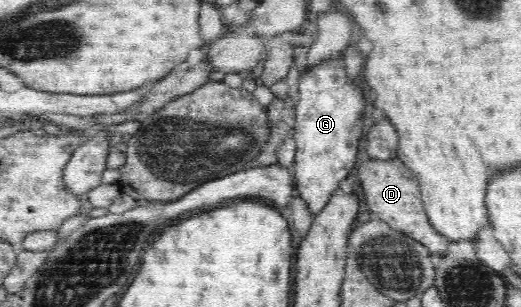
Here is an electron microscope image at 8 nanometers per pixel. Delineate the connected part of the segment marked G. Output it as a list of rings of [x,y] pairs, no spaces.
[[[343,57],[339,59],[330,59],[304,70],[301,74],[298,92],[300,100],[296,103],[295,123],[293,136],[297,149],[294,157],[294,177],[296,178],[296,193],[299,194],[302,201],[307,202],[310,213],[315,215],[321,213],[325,208],[326,202],[333,197],[333,192],[340,187],[343,178],[347,177],[352,169],[357,165],[355,157],[360,151],[361,117],[365,111],[365,101],[363,93],[357,85],[349,81],[349,76],[345,73],[346,61]]]

